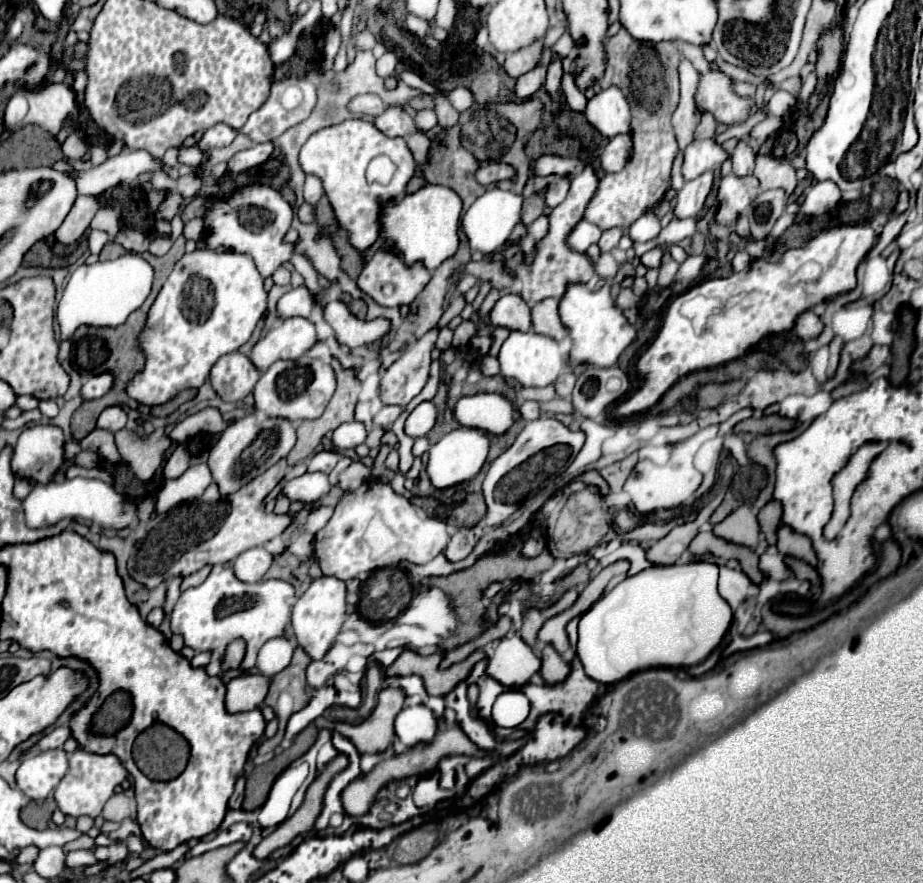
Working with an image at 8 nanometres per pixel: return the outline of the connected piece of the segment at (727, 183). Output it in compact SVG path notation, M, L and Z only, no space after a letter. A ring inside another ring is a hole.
M733 174L721 178L719 184L719 205L714 215L716 223L723 226L733 225L733 212L743 212L749 202L753 202L753 198L759 192L759 182L755 176L749 178L737 178Z

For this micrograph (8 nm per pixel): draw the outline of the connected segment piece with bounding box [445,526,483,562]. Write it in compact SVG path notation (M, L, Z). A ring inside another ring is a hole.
M471 526L471 528L461 528L459 532L455 532L451 536L451 542L445 550L445 556L451 560L451 562L457 562L461 558L465 558L473 546L477 544L477 540L481 538L481 528L479 526Z

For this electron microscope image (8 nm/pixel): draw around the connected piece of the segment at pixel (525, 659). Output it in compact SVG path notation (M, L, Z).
M509 634L497 642L493 656L487 658L485 672L507 688L521 688L539 668L541 658L521 642L519 634Z

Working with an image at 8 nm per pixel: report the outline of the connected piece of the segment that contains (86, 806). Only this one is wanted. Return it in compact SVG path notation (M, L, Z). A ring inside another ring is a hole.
M75 750L69 756L69 772L63 776L63 780L54 792L57 807L66 816L91 816L97 818L105 806L105 802L113 796L115 786L119 786L127 778L127 770L113 754L91 754L85 750Z

